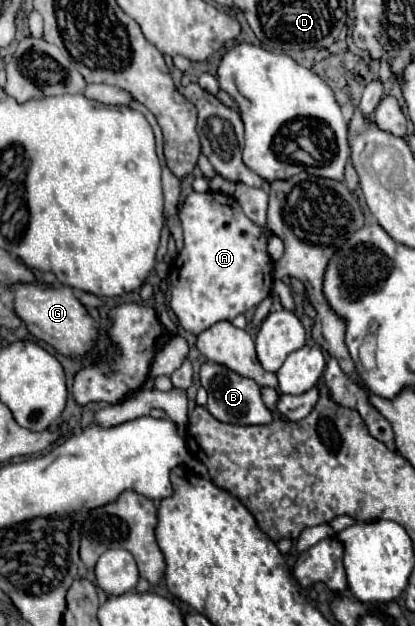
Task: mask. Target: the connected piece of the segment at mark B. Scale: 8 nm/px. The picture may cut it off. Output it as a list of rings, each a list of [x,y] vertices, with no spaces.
[[[206,362],[200,366],[200,382],[208,390],[206,408],[216,420],[228,422],[228,424],[244,424],[244,426],[246,424],[268,424],[272,420],[268,406],[262,402],[260,386],[254,380],[236,374],[234,370],[226,366]]]

